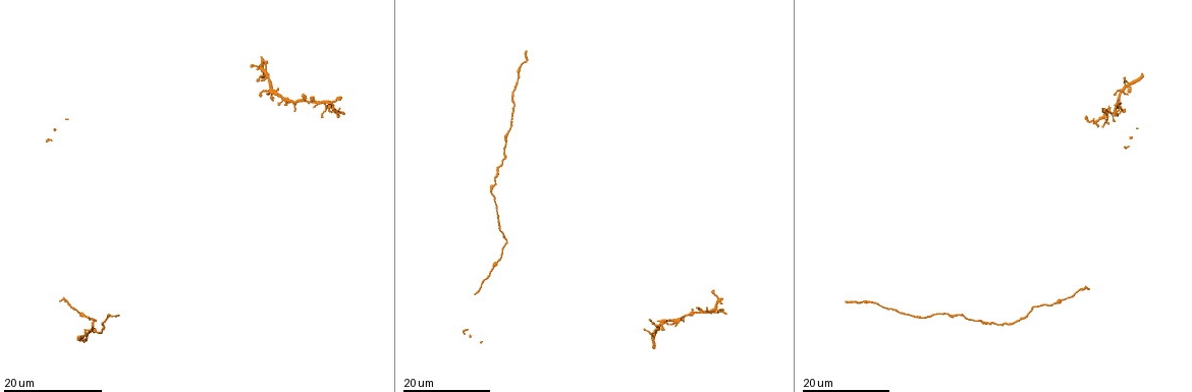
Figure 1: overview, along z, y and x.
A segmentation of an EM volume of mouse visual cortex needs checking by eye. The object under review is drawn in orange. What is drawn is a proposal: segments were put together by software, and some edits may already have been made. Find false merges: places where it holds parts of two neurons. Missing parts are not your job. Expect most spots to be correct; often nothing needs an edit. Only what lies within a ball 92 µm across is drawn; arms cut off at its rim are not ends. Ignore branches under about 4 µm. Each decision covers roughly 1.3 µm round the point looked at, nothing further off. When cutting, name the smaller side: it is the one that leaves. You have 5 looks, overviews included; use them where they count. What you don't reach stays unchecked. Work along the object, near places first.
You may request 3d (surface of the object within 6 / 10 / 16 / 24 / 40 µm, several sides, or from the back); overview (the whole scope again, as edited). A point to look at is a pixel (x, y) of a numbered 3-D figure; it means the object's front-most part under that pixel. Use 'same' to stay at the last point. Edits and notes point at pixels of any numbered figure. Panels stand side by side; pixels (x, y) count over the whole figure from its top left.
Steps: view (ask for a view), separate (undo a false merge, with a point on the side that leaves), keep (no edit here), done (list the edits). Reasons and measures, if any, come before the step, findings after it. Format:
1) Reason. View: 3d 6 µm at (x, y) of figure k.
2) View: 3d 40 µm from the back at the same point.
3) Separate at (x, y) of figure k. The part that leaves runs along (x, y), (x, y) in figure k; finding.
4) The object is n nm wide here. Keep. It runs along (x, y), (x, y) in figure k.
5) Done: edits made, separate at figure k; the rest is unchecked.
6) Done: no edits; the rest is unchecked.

View: 3d 24 µm at (95, 320) of figure 1.

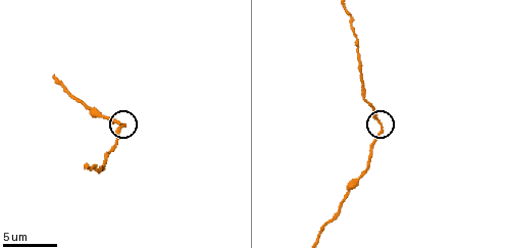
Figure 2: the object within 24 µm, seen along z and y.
Zoom in. View: 3d 10 µm at (380, 124) of figure 2.

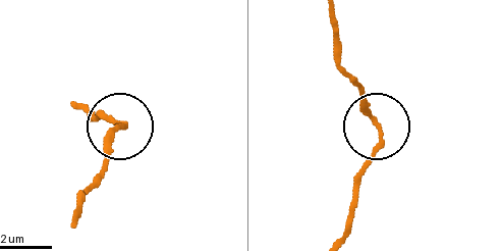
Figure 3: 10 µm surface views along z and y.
Keep. One neuron here.

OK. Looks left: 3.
Thick turns thin. View: 3d 24 µm at (701, 312) of figure 1.

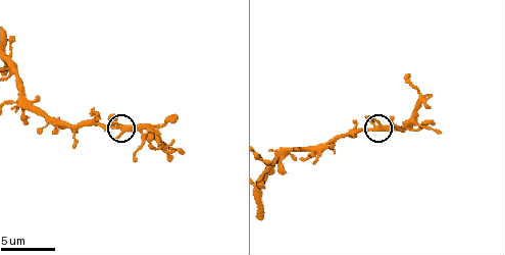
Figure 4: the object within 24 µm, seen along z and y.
Closer look. View: 3d 10 µm at (378, 128) of figure 4.

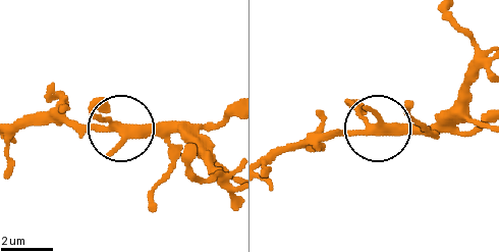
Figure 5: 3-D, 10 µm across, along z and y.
Keep. All the same neuron.

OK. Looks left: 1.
Small branch off a trunk. View: 3d 6 µm at (420, 103) of figure 4.

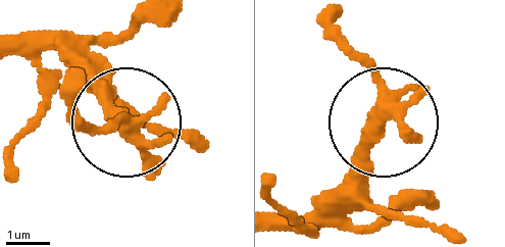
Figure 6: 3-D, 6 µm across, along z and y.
Keep. It runs along (271, 232), (337, 188), (376, 122), (373, 79), (341, 28) in figure 6; one neuron here.

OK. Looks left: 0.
Done: no edits; the rest is unchecked.

